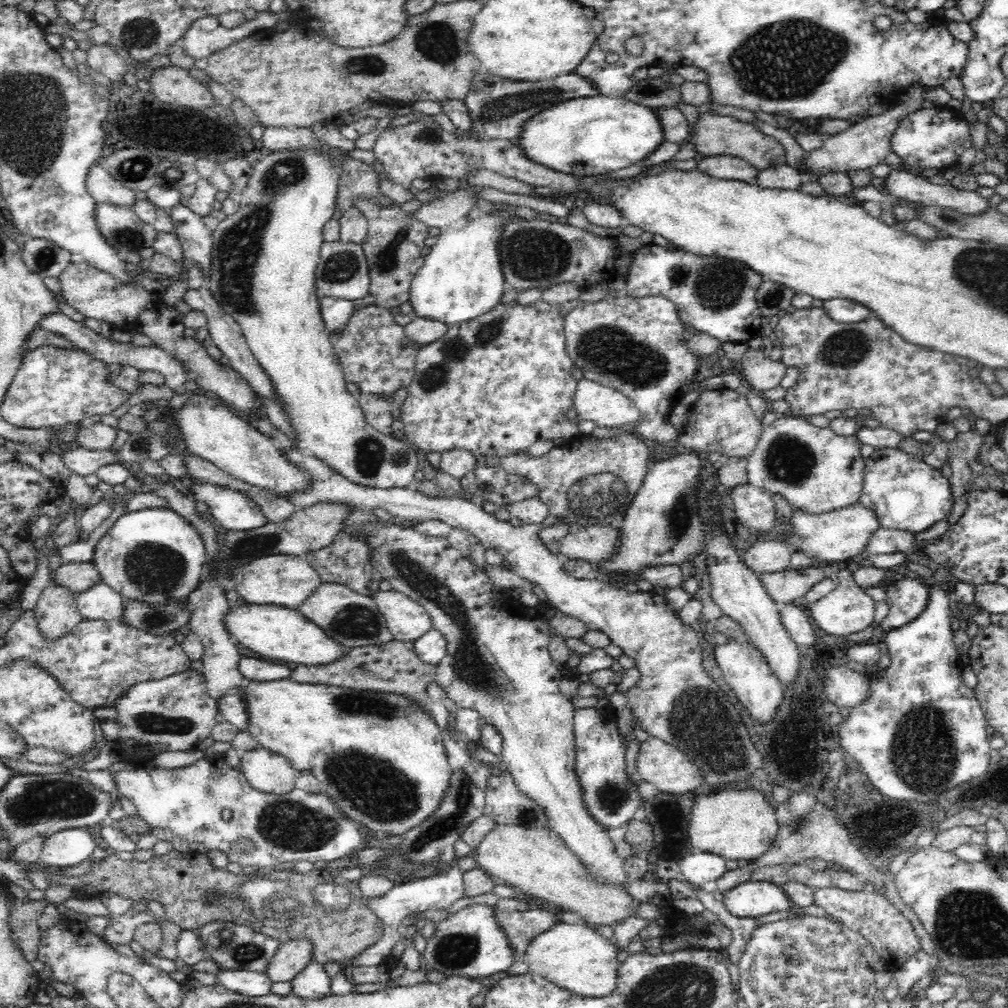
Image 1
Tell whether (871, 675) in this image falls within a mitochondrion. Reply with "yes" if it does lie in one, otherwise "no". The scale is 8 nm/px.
no

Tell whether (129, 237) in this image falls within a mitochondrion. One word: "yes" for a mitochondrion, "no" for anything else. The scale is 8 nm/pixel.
yes

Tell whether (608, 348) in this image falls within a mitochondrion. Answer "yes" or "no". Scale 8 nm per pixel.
yes

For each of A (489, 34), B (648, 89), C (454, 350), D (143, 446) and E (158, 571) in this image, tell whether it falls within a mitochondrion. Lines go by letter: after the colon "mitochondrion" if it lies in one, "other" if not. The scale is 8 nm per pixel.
A: mitochondrion
B: mitochondrion
C: mitochondrion
D: mitochondrion
E: mitochondrion

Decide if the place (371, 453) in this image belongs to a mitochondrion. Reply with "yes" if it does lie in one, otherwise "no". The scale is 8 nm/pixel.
yes

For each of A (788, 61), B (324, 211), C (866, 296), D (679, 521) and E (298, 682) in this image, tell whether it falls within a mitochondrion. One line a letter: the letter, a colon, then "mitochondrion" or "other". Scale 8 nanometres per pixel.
A: mitochondrion
B: other
C: other
D: mitochondrion
E: other

